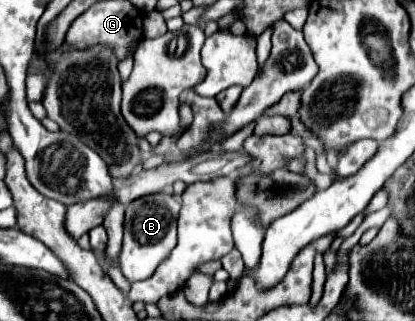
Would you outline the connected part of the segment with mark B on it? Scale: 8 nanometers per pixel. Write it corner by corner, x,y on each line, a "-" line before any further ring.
154,193
154,195
138,197
126,207
120,270
130,283
150,277
156,271
156,267
176,247
176,219
178,219
178,213
180,213
180,201
172,193

